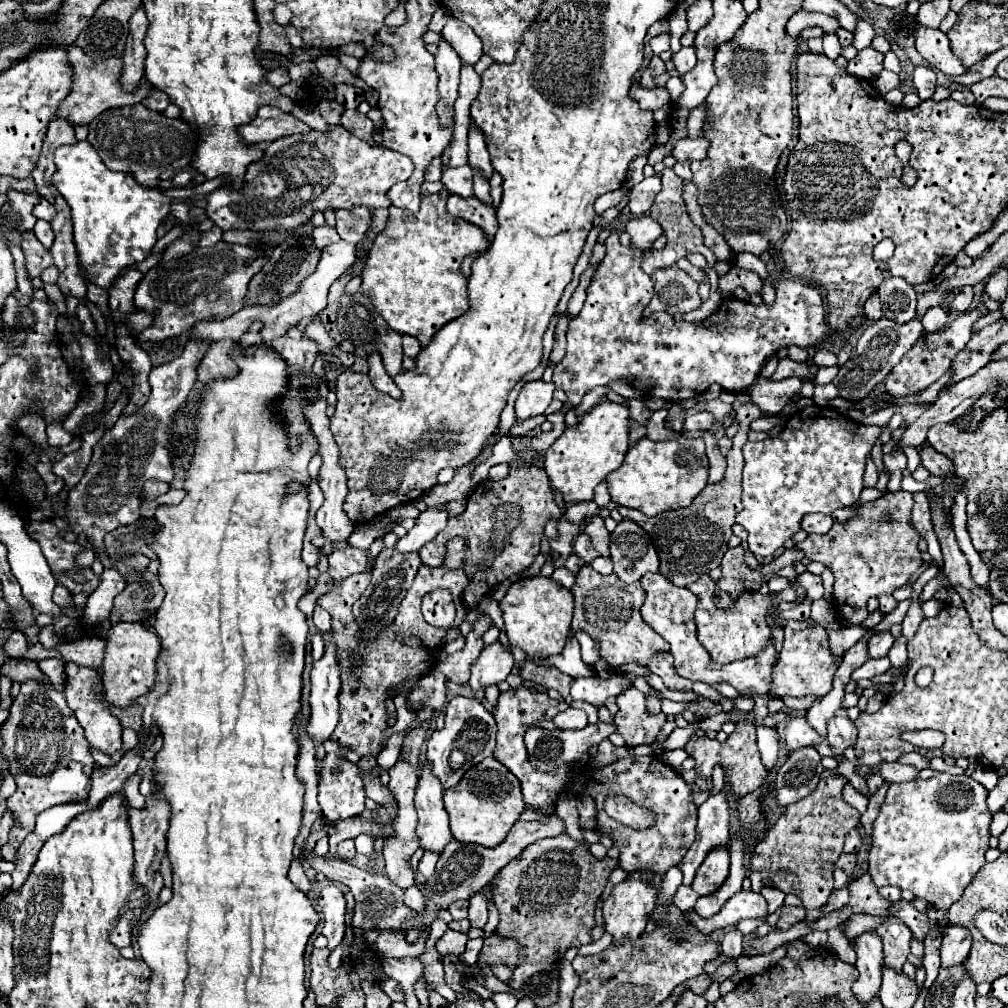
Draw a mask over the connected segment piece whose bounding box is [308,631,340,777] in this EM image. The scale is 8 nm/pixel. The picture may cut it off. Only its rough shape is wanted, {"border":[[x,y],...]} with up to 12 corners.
{"border":[[332,631],[322,635],[326,653],[310,679],[308,735],[316,745],[316,773],[324,741],[338,725],[340,669]]}

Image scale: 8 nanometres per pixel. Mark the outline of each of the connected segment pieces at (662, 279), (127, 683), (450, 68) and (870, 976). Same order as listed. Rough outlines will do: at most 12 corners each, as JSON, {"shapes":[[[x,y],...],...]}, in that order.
{"shapes":[[[678,267],[650,275],[650,311],[688,313],[700,307],[698,283]],[[142,623],[112,625],[104,699],[128,707],[154,685],[160,641]],[[438,43],[440,121],[454,121],[454,101],[460,85],[460,57]],[[876,931],[854,939],[860,977],[852,991],[866,1005],[880,989],[882,941]]]}

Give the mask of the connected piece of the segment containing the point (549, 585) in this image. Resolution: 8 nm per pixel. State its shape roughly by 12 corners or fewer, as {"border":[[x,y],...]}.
{"border":[[542,575],[516,581],[500,601],[510,645],[558,655],[574,597]]}

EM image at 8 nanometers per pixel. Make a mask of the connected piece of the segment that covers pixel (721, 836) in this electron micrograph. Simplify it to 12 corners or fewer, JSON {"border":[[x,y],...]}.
{"border":[[726,791],[698,807],[696,841],[678,863],[684,885],[712,847],[728,845]]}

